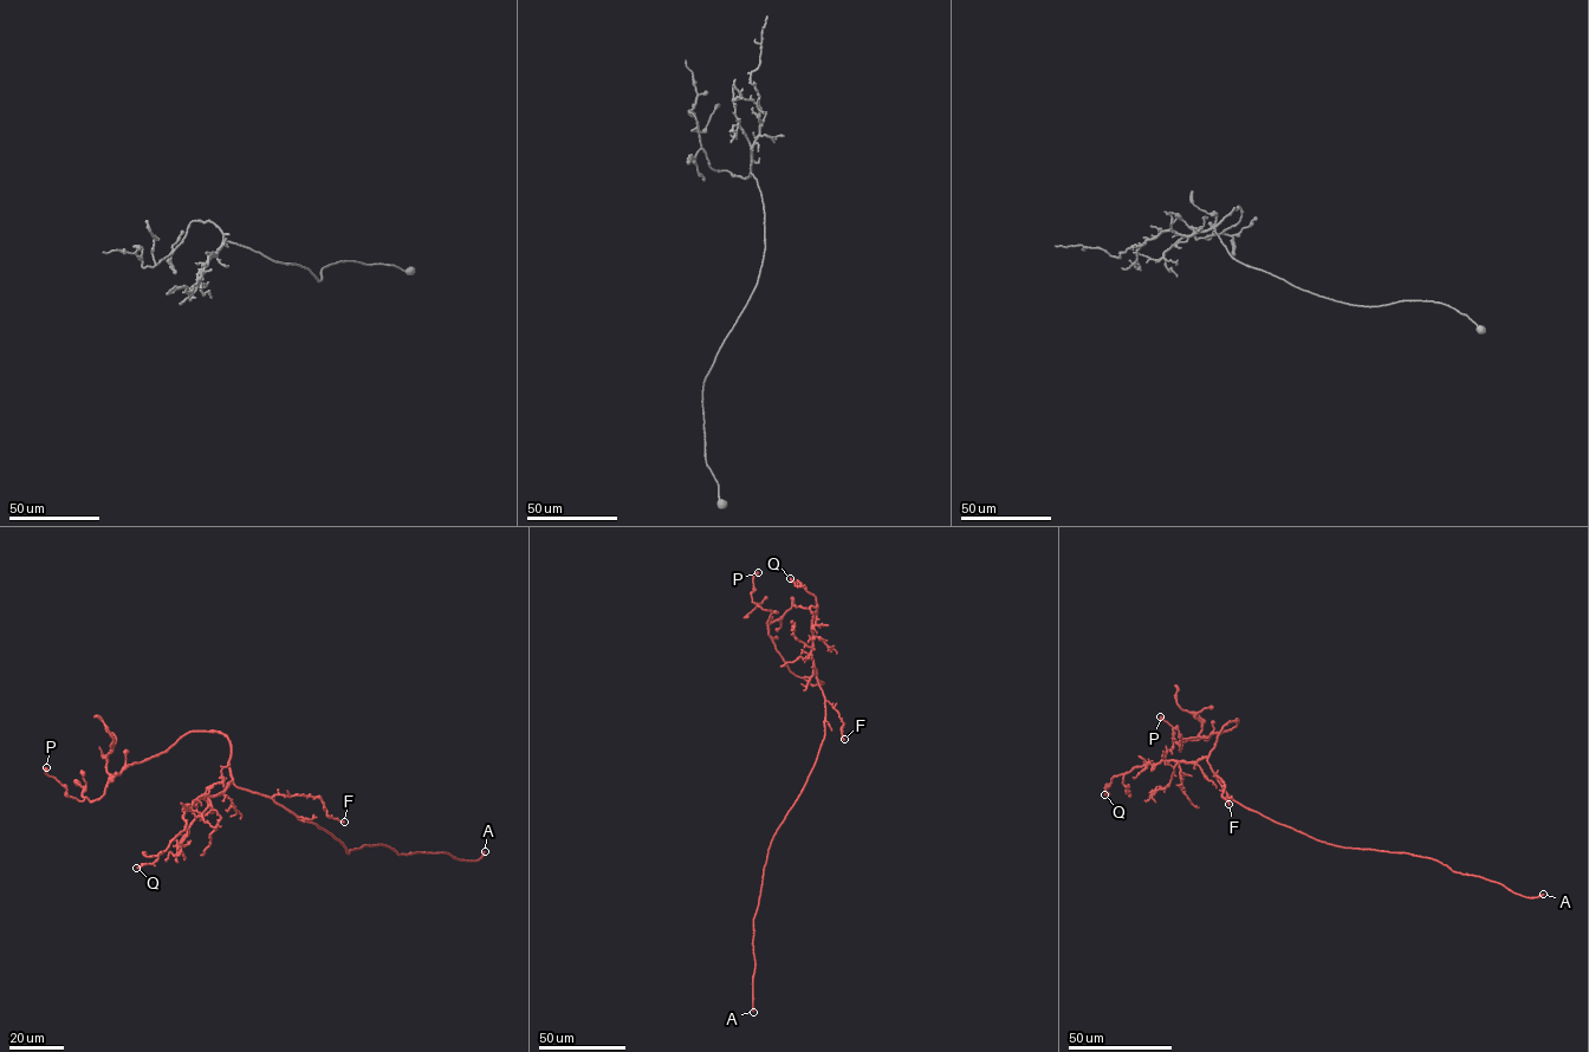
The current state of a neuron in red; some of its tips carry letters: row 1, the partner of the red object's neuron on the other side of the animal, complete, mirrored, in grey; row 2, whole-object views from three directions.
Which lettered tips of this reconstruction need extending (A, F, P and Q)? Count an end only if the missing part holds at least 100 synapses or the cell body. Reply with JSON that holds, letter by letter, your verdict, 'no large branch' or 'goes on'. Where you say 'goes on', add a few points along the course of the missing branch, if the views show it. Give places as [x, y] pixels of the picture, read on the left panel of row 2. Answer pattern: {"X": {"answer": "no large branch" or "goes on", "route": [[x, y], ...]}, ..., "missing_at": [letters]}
{"A": {"answer": "goes on", "route": [[485, 851], [494, 848], [510, 854], [517, 870]]}, "F": {"answer": "no large branch"}, "P": {"answer": "no large branch"}, "Q": {"answer": "no large branch"}, "missing_at": ["A"]}

